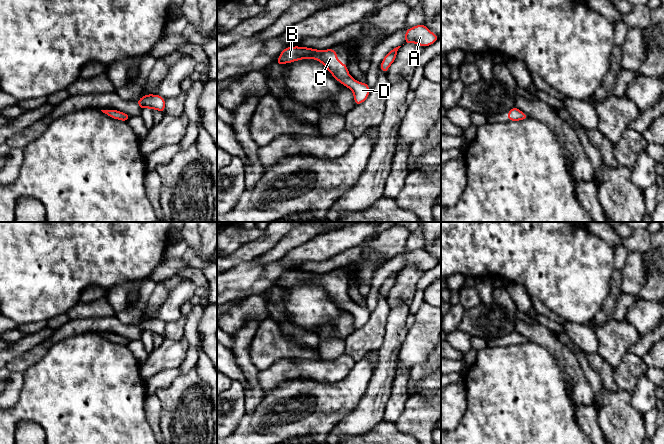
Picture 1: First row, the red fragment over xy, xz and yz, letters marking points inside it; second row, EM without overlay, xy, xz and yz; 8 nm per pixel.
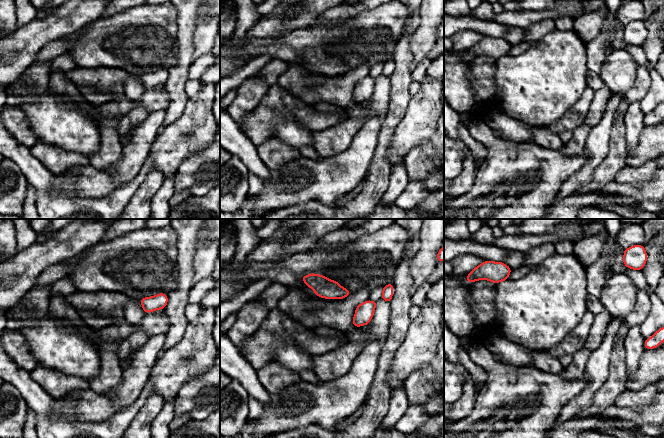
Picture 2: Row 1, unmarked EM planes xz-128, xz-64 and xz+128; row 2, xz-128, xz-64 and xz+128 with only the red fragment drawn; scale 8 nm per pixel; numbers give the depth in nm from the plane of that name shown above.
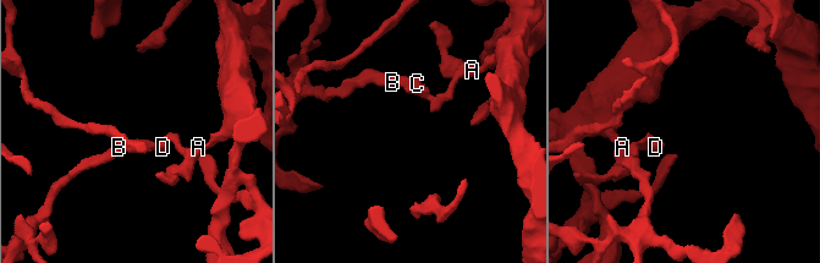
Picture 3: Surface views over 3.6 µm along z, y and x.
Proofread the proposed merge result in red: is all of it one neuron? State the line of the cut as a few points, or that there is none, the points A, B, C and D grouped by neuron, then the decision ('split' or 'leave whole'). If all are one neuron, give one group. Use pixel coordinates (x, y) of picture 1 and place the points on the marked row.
cut none; groups A B C D; leave whole

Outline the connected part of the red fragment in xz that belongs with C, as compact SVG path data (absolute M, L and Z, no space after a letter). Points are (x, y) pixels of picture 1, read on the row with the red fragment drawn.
M298 46L287 47L281 52L276 64L281 65L301 59L320 61L338 82L352 90L355 105L361 104L369 96L370 88L367 83L360 83L349 75L347 65L337 60L337 53L334 49L320 51Z

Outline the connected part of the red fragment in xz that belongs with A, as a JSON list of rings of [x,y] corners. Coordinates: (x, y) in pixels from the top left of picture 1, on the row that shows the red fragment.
[[[420,24],[409,28],[405,32],[405,43],[416,43],[420,46],[426,47],[433,44],[440,37],[433,34],[425,25]]]

